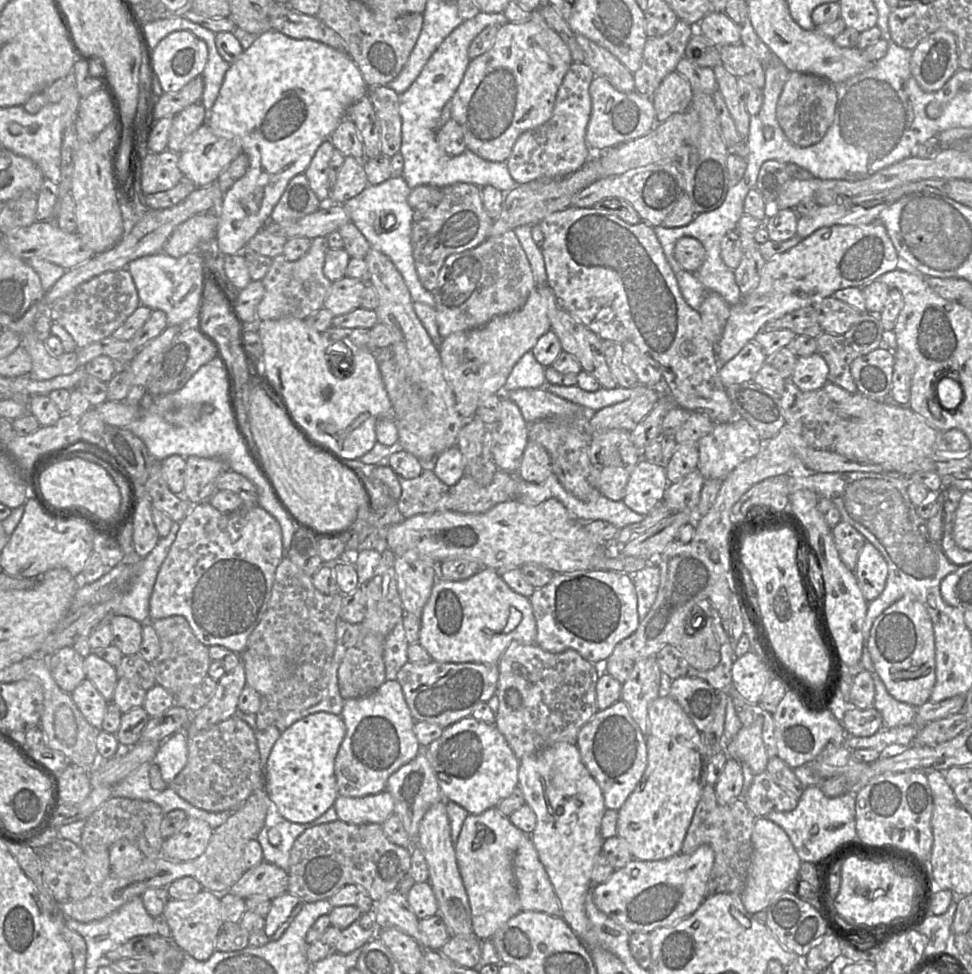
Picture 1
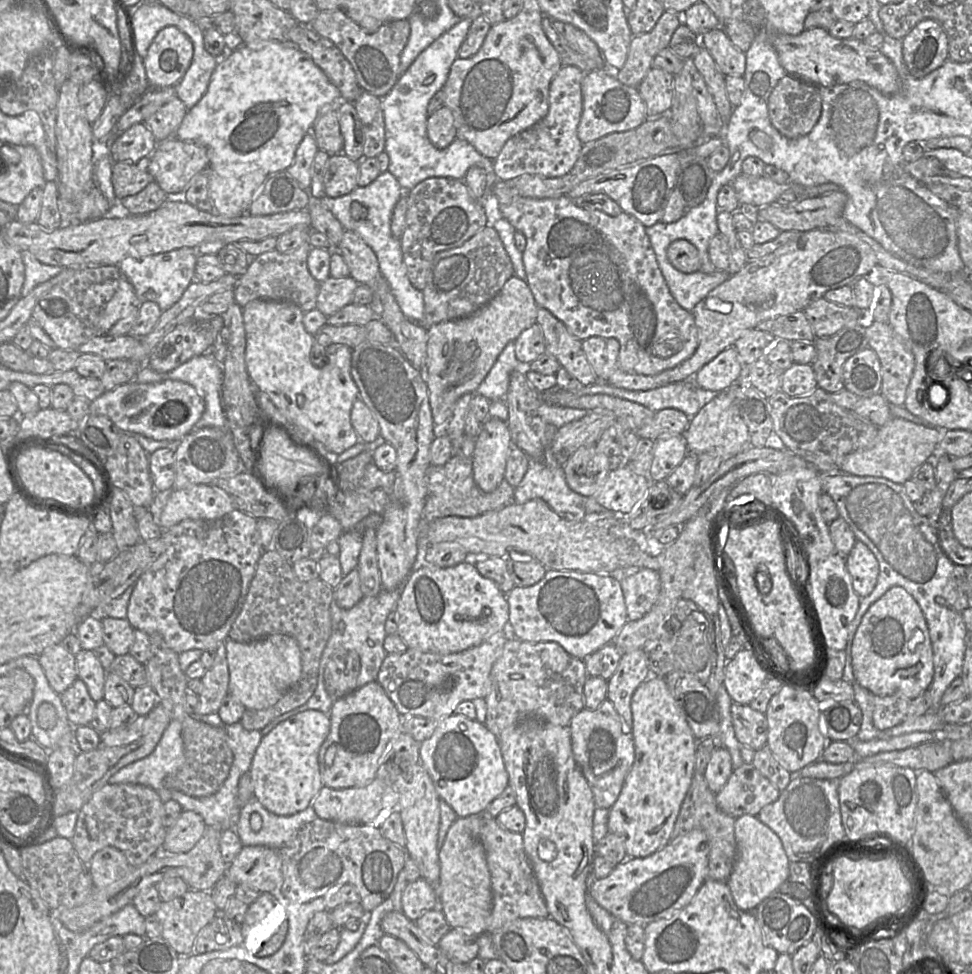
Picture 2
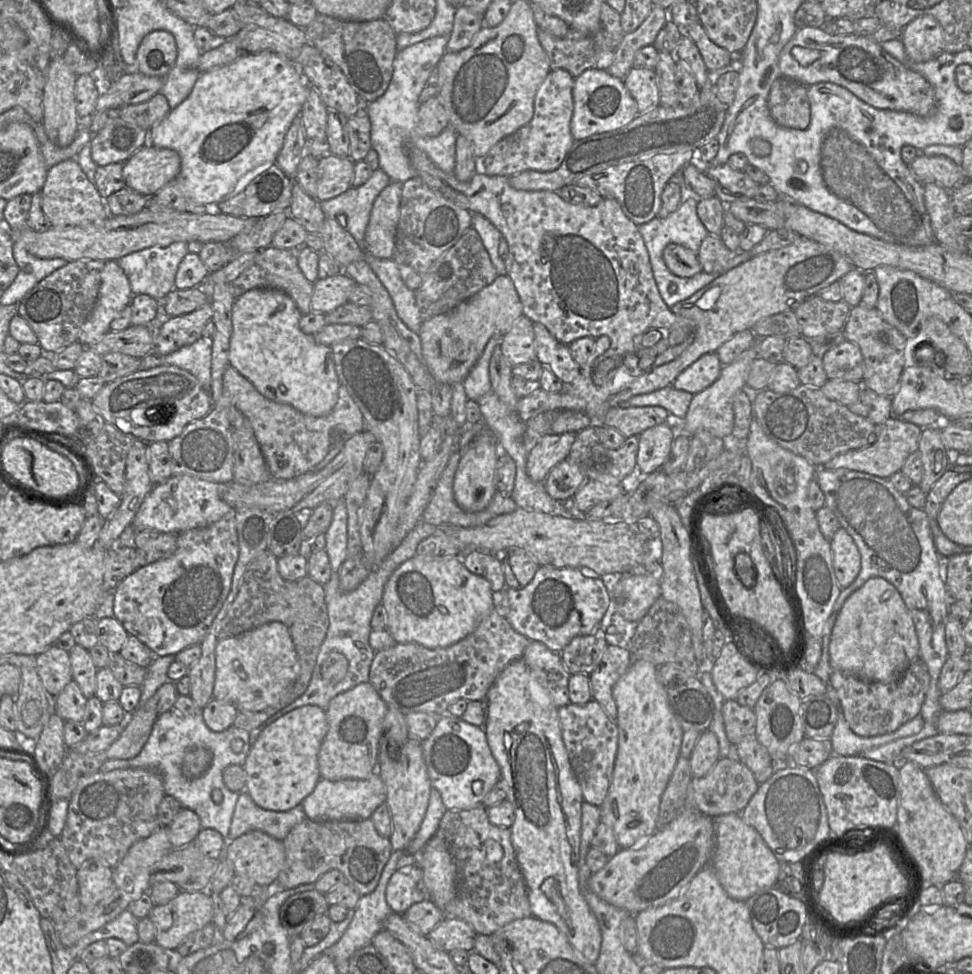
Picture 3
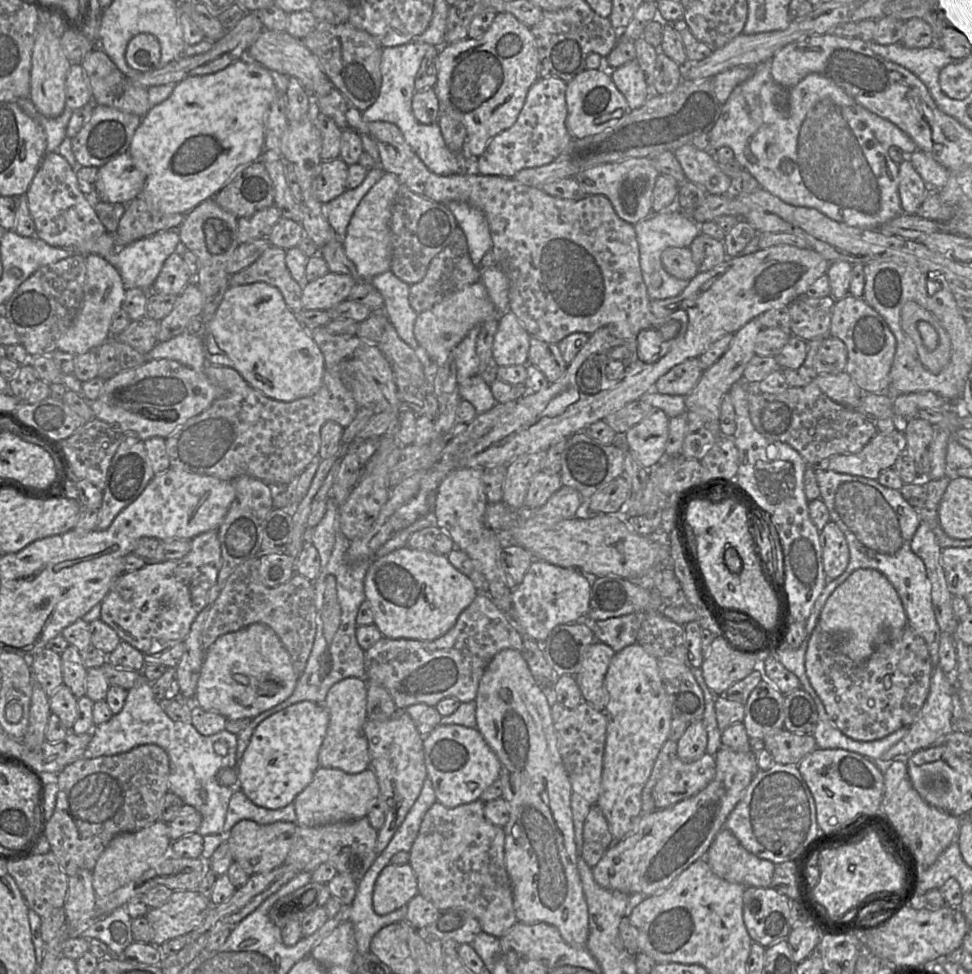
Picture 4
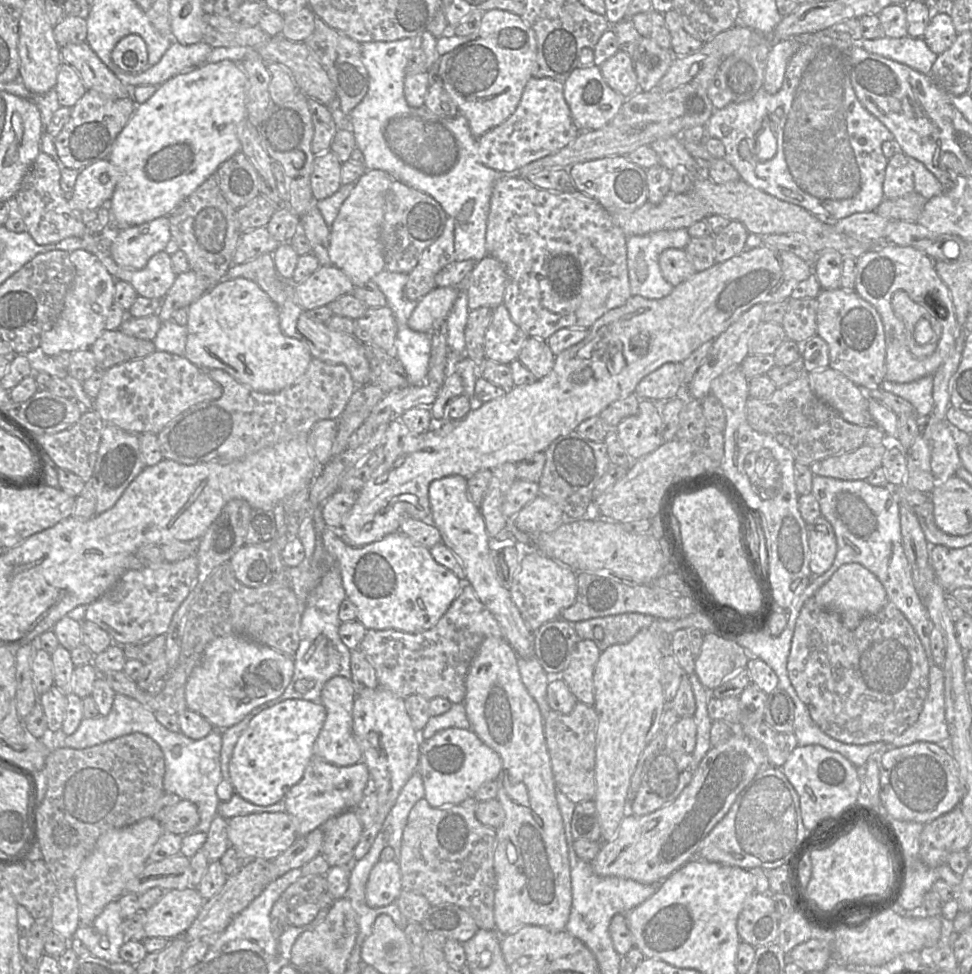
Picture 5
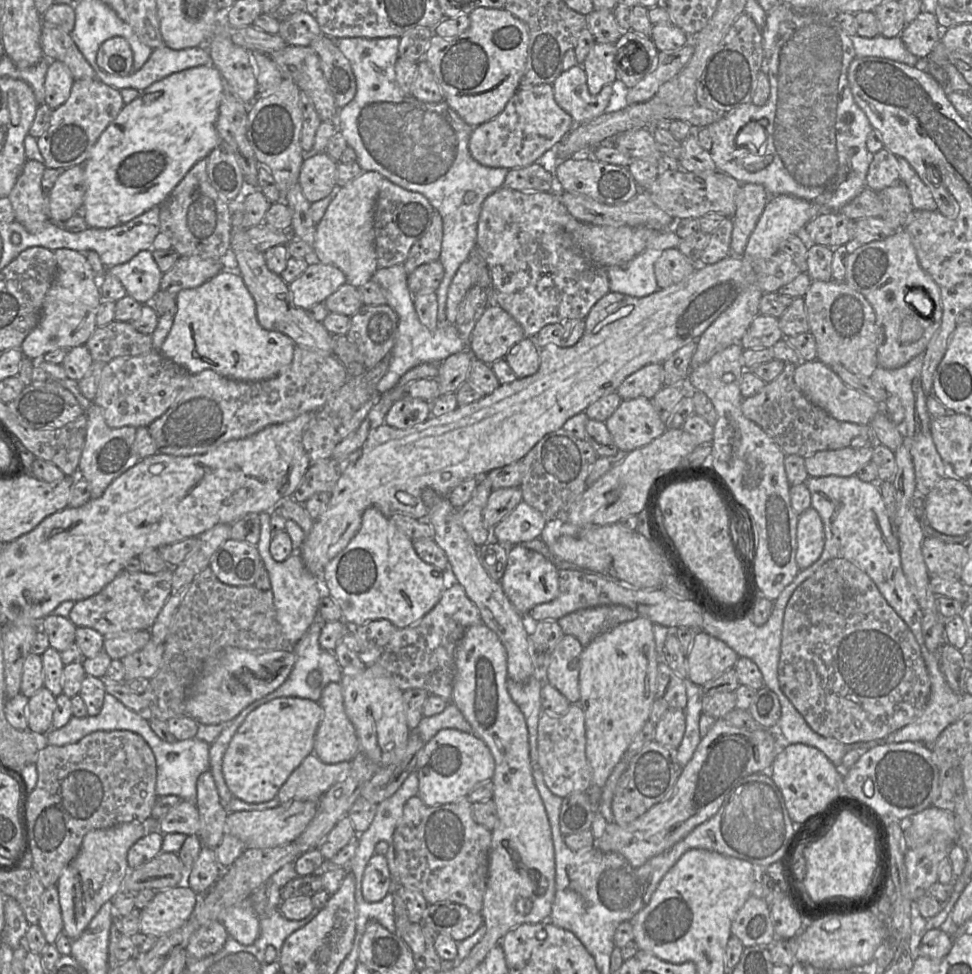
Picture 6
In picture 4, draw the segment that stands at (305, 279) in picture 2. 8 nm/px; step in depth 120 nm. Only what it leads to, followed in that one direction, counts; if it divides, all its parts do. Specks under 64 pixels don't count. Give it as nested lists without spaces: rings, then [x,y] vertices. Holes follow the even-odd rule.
[[[271,246],[250,266],[230,275],[230,286],[264,282],[279,289],[285,303],[293,313],[297,315],[302,313],[303,286],[291,276],[285,257],[285,249]]]

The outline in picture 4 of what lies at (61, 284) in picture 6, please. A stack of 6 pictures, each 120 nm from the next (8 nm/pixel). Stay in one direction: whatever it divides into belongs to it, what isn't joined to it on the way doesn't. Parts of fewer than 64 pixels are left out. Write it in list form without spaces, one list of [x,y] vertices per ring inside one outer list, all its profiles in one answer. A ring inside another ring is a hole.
[[[97,254],[85,256],[86,281],[82,304],[68,330],[57,342],[57,350],[79,355],[96,350],[110,336],[110,325],[114,314],[122,308],[126,288],[117,267]]]

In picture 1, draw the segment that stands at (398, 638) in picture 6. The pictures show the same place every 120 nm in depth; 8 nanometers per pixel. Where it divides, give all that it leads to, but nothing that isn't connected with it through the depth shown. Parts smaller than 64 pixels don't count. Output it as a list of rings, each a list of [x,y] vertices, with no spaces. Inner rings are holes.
[[[435,660],[427,664],[408,661],[398,671],[396,679],[401,685],[405,701],[415,721],[437,724],[443,729],[472,715],[479,703],[487,703],[496,693],[498,666],[488,663],[442,663]]]

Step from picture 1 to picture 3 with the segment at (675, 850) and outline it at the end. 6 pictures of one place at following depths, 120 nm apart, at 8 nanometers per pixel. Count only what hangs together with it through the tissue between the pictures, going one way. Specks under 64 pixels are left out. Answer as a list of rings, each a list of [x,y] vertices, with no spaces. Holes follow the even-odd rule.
[[[634,659],[614,684],[612,694],[617,705],[618,750],[609,791],[599,807],[601,821],[612,829],[621,849],[640,845],[657,830],[661,796],[680,756],[684,731],[672,713],[666,691],[658,680],[657,666],[651,662]]]

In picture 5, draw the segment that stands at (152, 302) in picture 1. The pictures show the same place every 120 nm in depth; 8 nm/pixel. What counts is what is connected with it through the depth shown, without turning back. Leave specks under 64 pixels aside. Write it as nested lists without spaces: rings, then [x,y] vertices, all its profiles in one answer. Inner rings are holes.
[[[161,216],[138,226],[112,227],[110,254],[122,268],[140,270],[149,259],[164,251],[172,239],[168,217]]]

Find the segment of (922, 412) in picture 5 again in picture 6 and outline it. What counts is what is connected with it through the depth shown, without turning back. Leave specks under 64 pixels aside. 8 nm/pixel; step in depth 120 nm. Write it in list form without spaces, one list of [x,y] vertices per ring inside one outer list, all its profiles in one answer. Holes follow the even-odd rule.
[[[923,353],[897,369],[886,369],[877,366],[870,377],[889,394],[894,394],[900,399],[905,412],[904,429],[906,425],[907,433],[913,438],[917,408],[912,383],[914,378],[921,376],[922,367]]]

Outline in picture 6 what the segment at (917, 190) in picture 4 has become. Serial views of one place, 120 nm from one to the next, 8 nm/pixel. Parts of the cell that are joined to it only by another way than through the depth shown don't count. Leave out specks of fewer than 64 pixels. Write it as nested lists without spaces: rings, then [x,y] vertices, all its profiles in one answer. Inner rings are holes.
[[[885,147],[874,153],[867,173],[867,187],[878,192],[899,180],[897,156]]]

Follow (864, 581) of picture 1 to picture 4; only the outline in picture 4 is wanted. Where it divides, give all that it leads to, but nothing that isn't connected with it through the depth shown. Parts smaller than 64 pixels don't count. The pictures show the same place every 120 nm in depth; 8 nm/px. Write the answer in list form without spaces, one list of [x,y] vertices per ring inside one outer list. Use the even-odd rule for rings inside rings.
[[[831,520],[820,531],[823,568],[829,580],[839,577],[849,563],[849,548],[844,533]]]

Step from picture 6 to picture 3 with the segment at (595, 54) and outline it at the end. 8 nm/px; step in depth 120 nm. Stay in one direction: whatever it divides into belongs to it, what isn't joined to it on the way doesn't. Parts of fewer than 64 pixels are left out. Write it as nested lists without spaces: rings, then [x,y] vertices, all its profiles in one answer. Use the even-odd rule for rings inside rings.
[[[632,68],[622,81],[637,103],[639,114],[660,105],[654,69]]]

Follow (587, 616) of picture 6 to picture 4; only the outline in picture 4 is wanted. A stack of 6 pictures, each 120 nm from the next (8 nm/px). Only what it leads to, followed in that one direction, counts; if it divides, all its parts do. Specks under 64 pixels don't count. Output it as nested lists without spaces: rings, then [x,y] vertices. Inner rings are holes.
[[[632,613],[624,616],[590,622],[596,641],[610,646],[618,652],[636,643],[638,631],[646,613]]]

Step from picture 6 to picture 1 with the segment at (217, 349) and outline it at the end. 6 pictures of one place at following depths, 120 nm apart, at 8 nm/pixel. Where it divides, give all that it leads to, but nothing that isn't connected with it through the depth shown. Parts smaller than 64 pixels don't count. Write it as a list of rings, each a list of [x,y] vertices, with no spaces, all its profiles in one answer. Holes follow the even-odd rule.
[[[282,318],[257,321],[263,354],[260,358],[260,376],[280,398],[294,420],[316,442],[325,446],[339,459],[359,459],[377,442],[375,427],[380,418],[391,417],[392,405],[385,389],[375,351],[354,347],[342,341],[329,341],[307,325],[305,320]]]

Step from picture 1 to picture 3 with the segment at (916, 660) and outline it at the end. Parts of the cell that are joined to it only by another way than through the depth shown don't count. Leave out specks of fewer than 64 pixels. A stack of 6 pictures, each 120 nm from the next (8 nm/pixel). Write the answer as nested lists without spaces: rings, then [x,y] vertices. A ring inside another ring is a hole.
[[[872,577],[846,599],[832,629],[829,655],[833,670],[882,683],[896,681],[919,658],[919,642],[913,619],[896,587],[884,578]]]

